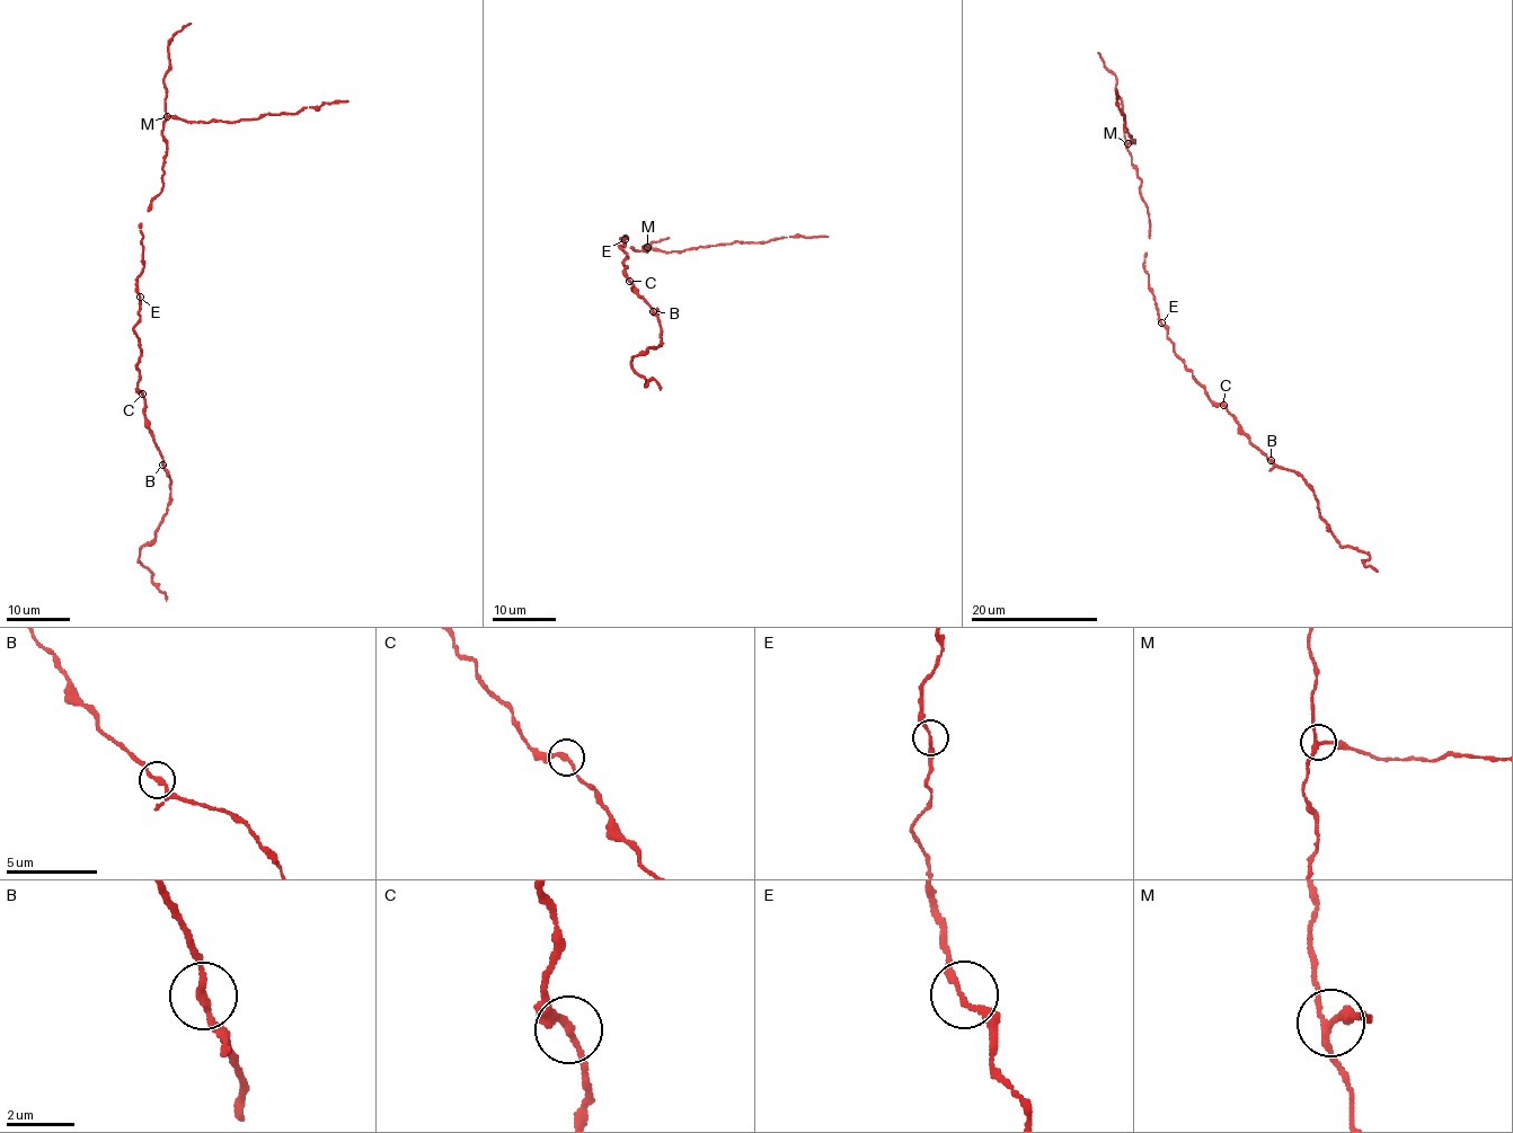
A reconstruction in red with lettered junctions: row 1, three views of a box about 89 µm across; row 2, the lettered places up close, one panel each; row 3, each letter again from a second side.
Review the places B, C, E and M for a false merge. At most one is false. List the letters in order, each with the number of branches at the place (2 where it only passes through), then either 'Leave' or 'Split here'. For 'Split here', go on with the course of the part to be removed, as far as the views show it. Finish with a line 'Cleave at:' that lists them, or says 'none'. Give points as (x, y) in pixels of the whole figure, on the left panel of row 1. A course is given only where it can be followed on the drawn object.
B: Branches: 2. Leave
C: Branches: 2. Leave
E: Branches: 2. Leave
M: Branches: 3. Split here. Course of the part to remove: (167, 115), (185, 122), (239, 122), (267, 113), (286, 113), (347, 100)
Cleave at: M

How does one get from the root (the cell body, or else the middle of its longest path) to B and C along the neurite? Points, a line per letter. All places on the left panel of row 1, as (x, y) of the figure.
B: (140, 297), (140, 318), (134, 326), (141, 350), (136, 389), (144, 400), (144, 423), (162, 465)
C: (140, 297), (134, 333), (141, 350), (136, 387), (142, 394)

